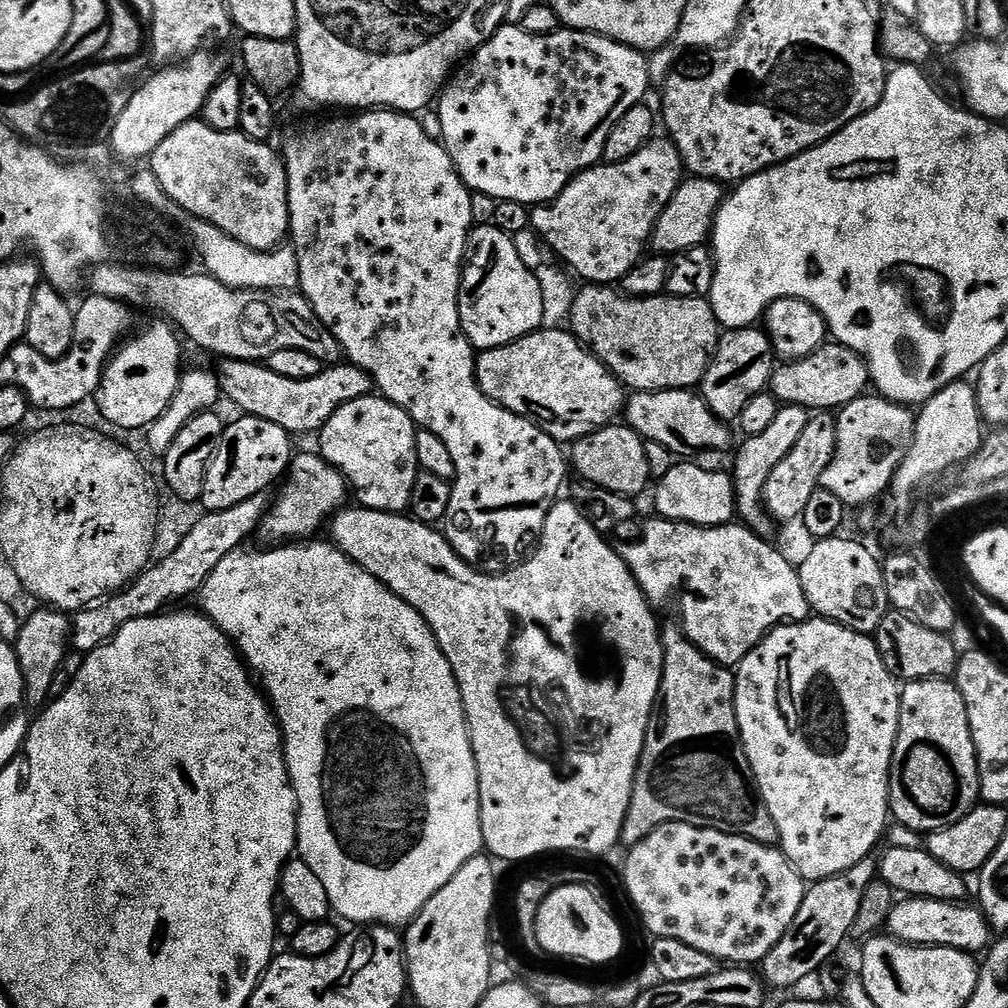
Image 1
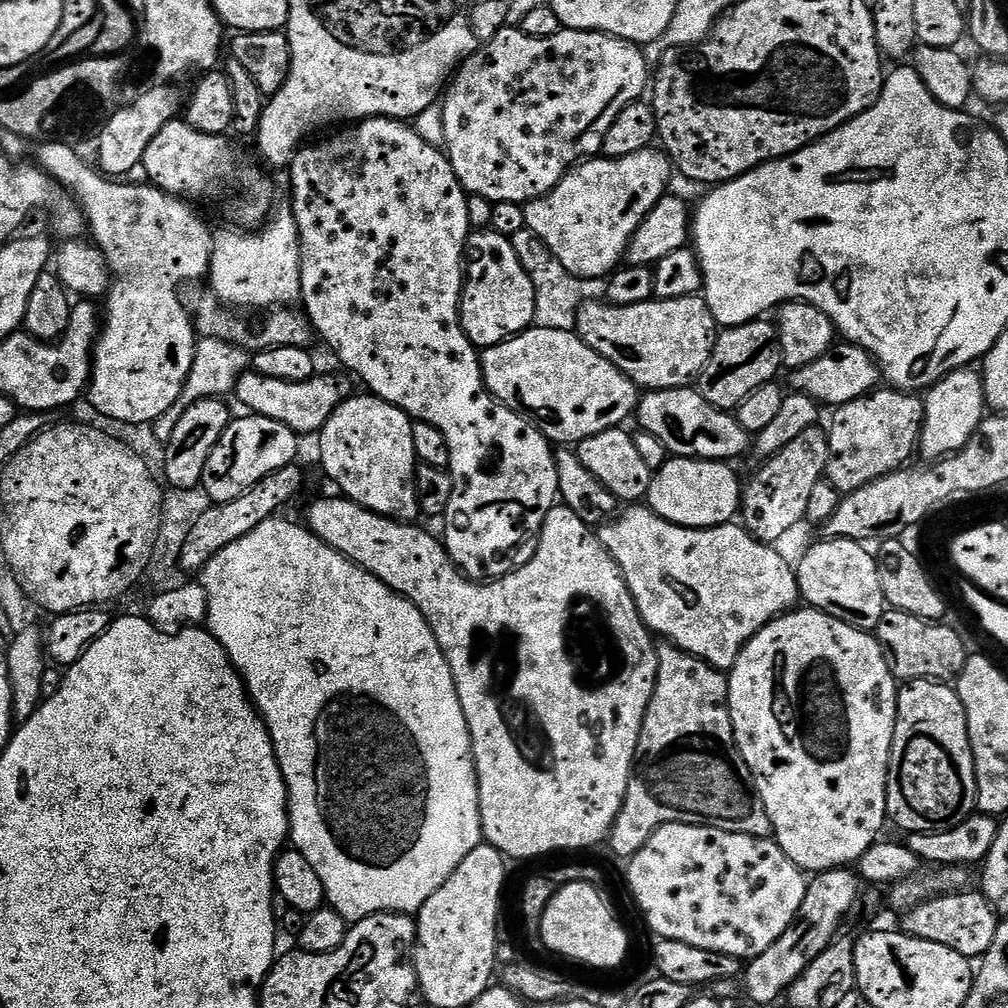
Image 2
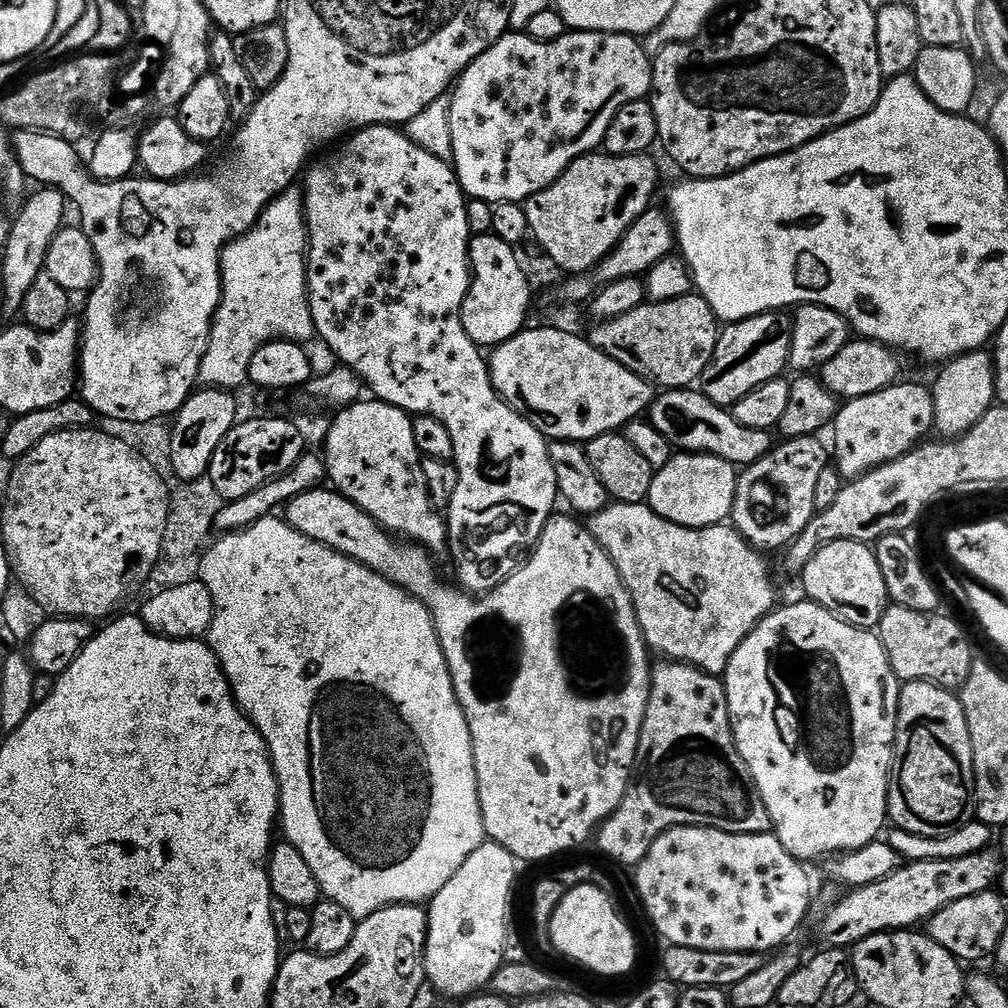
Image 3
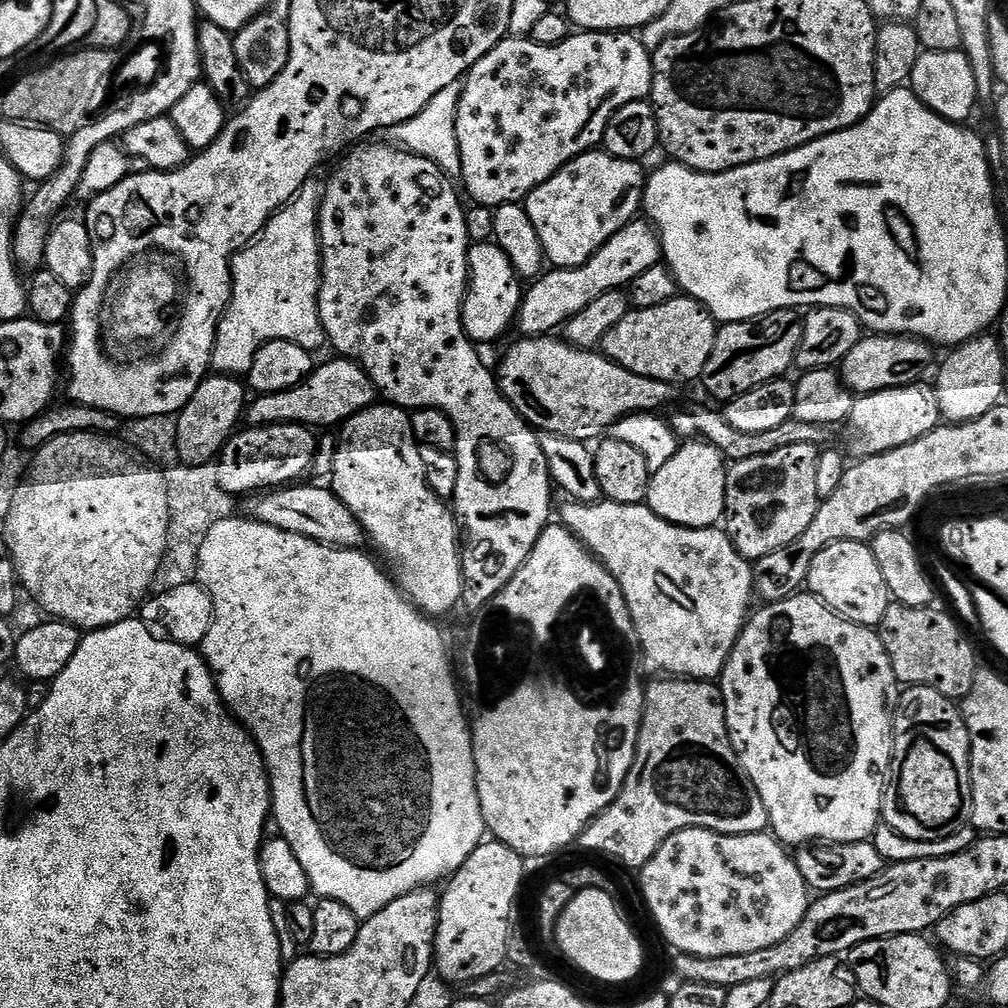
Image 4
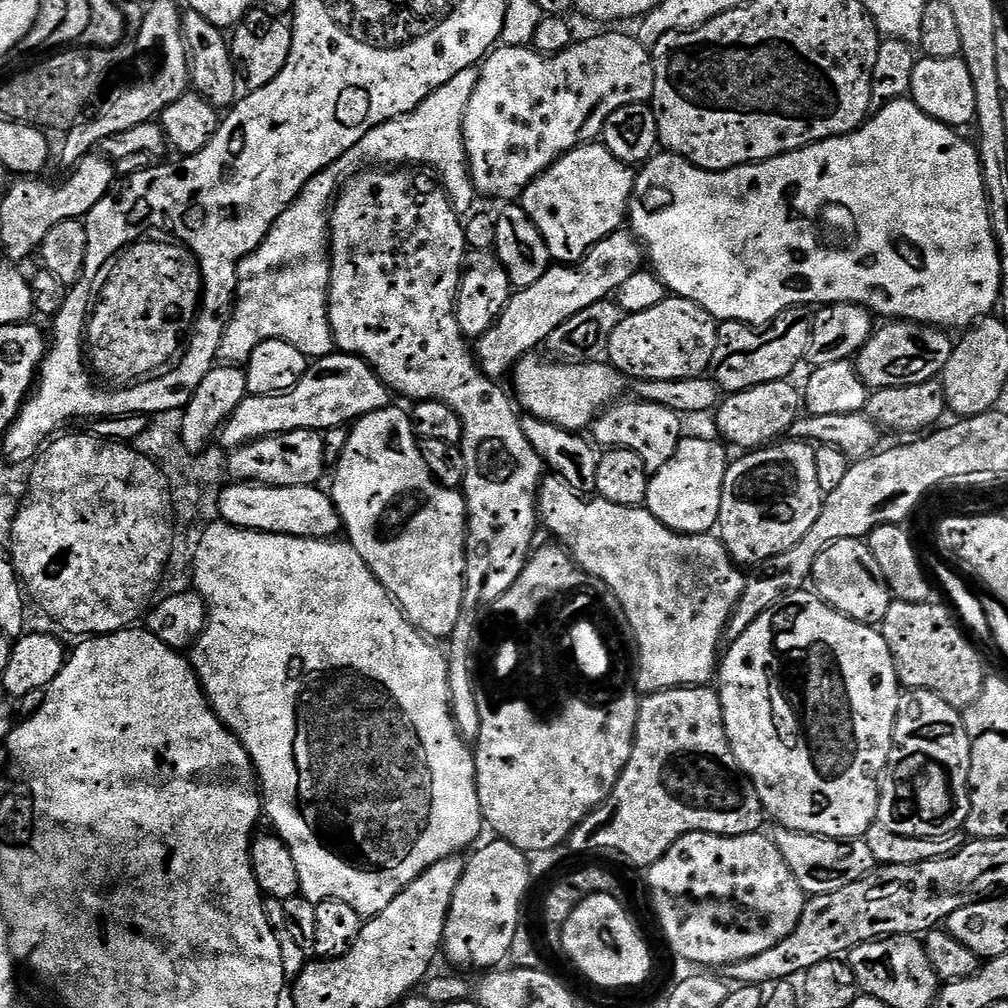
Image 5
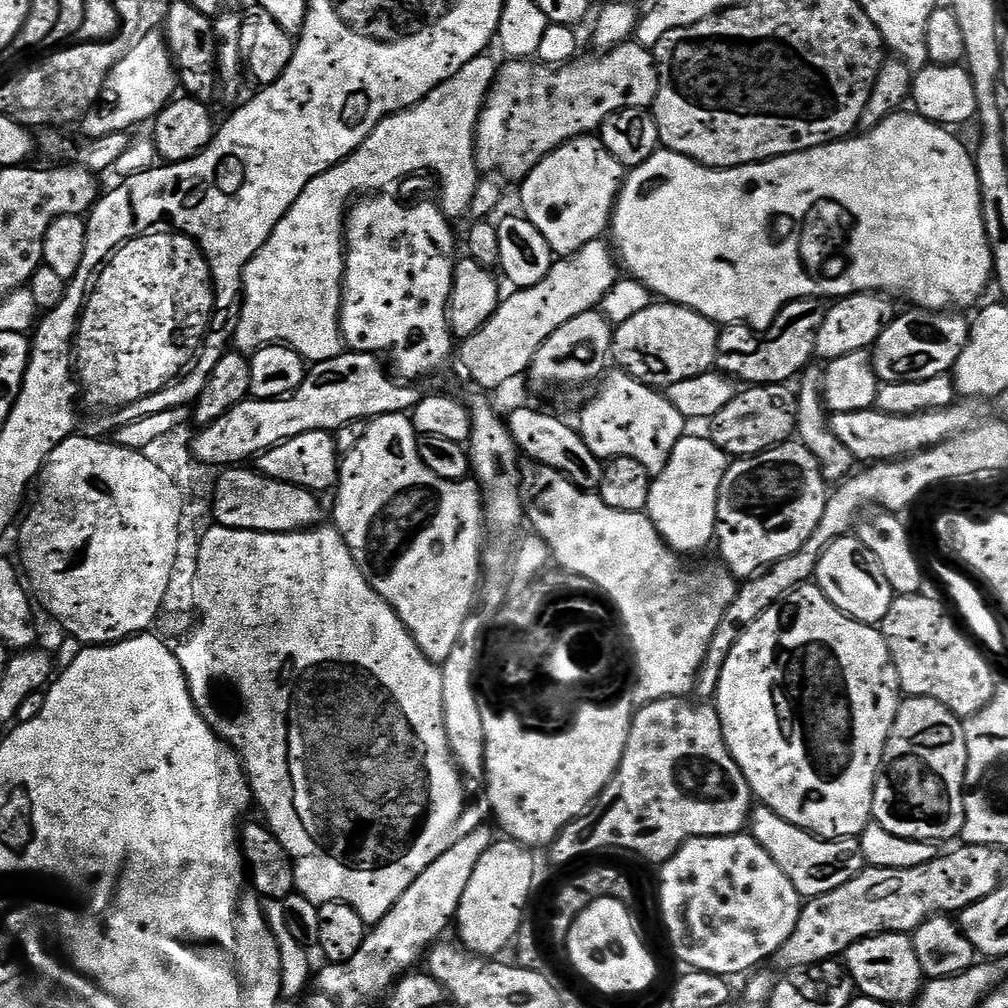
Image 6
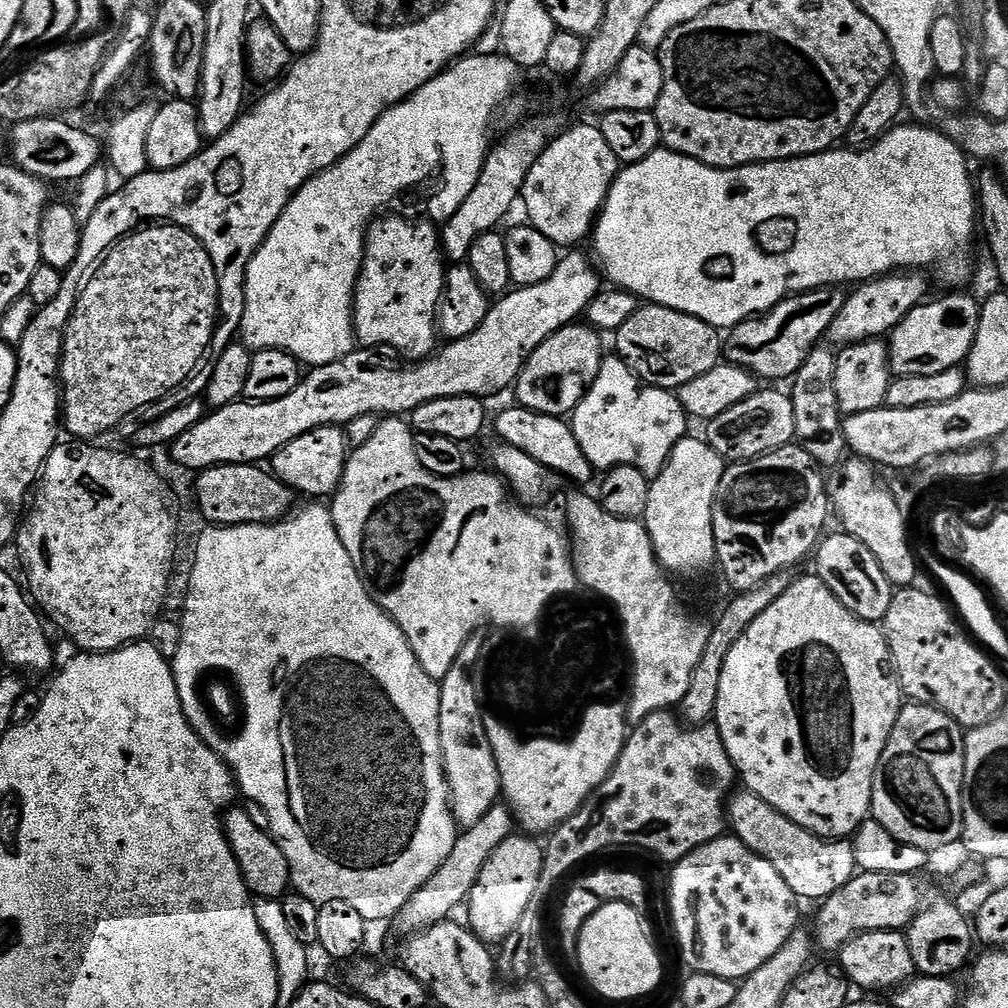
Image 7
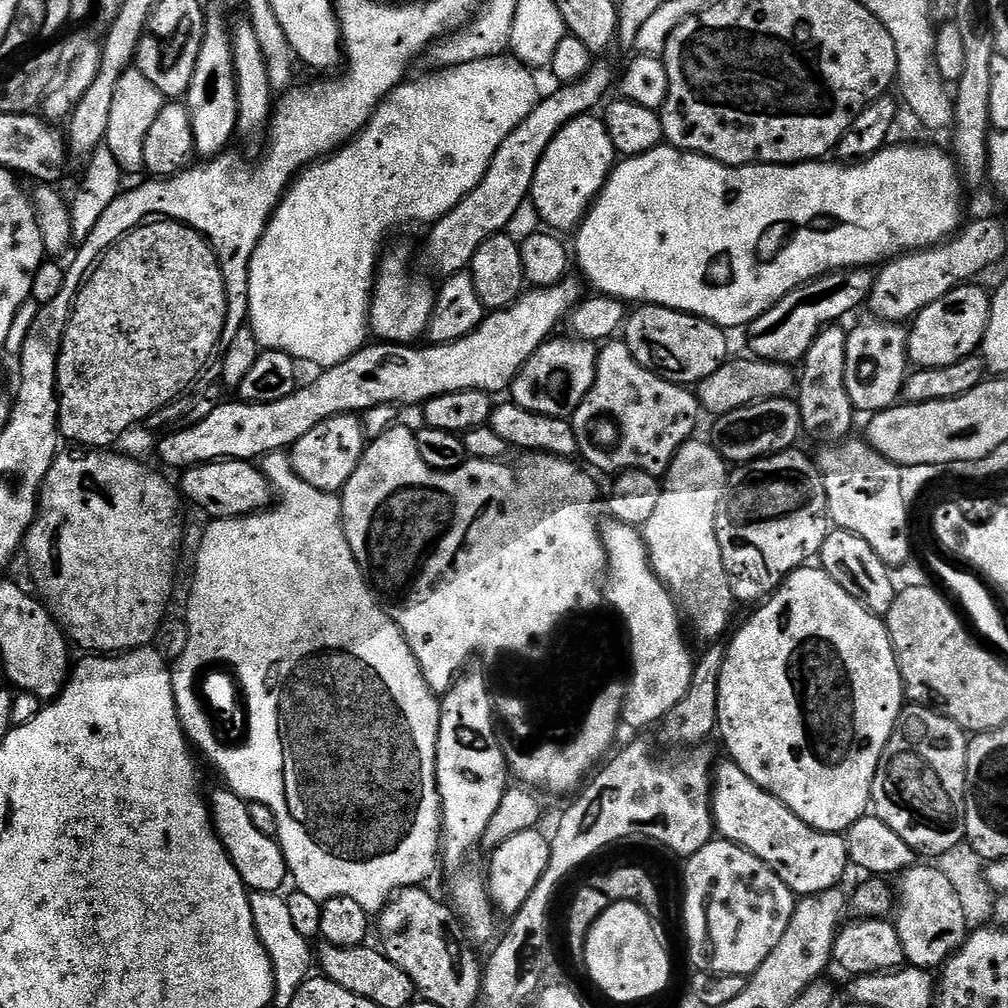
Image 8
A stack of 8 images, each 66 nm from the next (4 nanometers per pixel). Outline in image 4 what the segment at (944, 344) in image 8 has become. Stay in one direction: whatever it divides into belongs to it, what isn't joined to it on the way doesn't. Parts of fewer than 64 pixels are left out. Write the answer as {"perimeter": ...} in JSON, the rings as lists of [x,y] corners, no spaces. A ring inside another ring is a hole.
{"perimeter":[[[868,334],[846,354],[846,358],[840,361],[838,371],[841,380],[853,394],[865,392],[877,392],[878,390],[890,390],[901,388],[907,384],[917,383],[920,376],[932,364],[933,345],[919,336],[894,336],[891,334]]]}

